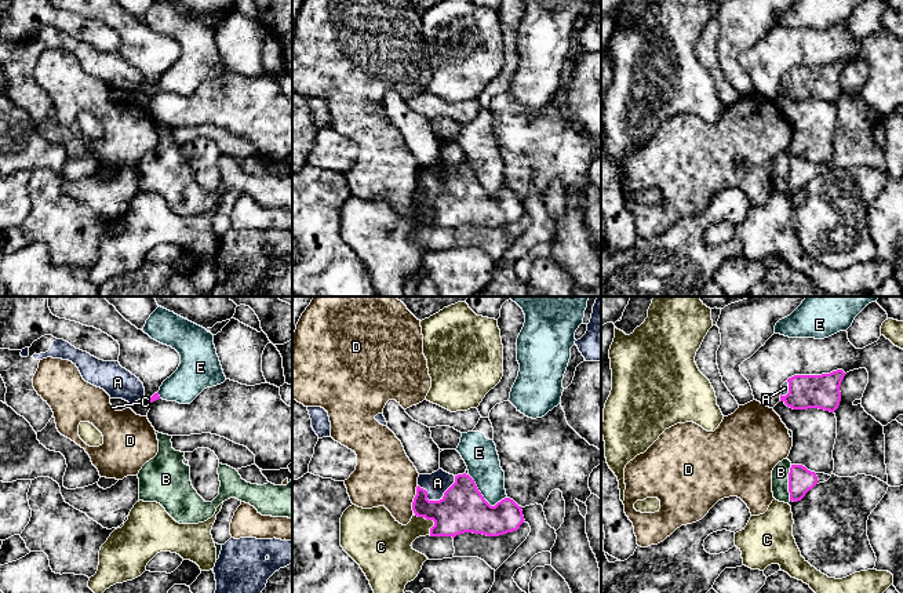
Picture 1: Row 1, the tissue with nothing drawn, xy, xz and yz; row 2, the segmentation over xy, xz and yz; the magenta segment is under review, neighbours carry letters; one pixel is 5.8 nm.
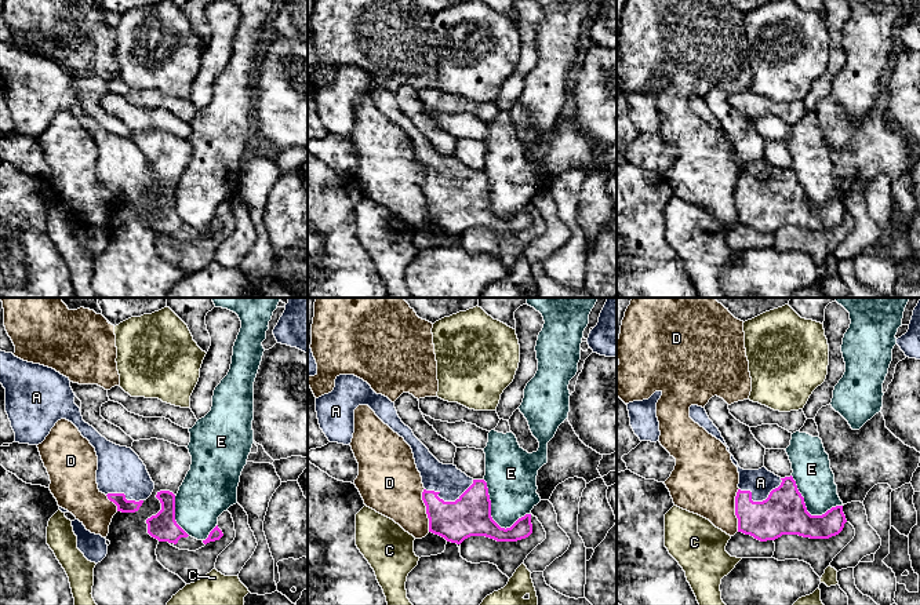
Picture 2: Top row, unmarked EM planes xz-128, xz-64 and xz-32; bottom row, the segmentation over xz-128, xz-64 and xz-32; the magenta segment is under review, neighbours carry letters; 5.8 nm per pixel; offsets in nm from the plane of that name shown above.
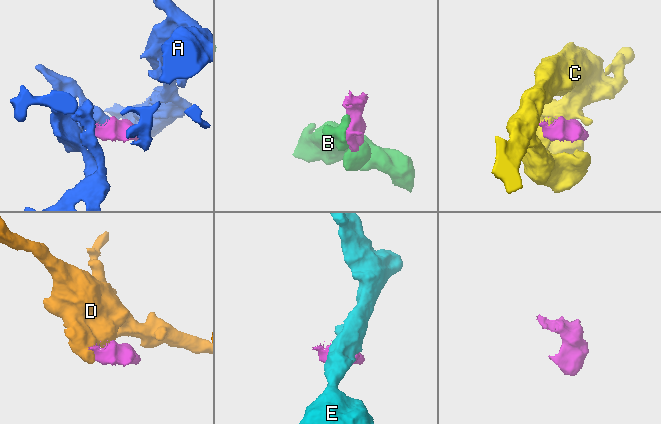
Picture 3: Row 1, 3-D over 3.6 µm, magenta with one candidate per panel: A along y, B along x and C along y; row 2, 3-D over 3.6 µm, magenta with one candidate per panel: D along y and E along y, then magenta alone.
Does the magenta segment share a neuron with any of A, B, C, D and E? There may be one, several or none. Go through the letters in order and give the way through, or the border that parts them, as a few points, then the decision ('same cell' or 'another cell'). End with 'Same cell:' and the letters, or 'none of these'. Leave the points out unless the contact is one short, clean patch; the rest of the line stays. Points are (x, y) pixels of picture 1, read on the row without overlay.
A: way xz (462, 200), (450, 192), (437, 192), (437, 174); same cell
B: another cell
C: another cell
D: border xz (418, 177), (412, 203); another cell
E: border xz (468, 166), (491, 196), (506, 189); another cell
Same cell: A

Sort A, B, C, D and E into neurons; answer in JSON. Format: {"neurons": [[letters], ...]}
{"neurons": [["A"], ["B"], ["C"], ["D"], ["E"]]}

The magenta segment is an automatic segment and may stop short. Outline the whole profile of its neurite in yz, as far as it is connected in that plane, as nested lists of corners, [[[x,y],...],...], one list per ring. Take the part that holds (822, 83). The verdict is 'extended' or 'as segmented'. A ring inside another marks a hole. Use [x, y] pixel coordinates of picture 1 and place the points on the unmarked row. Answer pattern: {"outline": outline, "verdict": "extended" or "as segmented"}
{"outline": [[[842,61],[822,66],[794,66],[782,76],[780,92],[793,101],[819,99],[834,103],[841,92]]], "verdict": "extended"}

